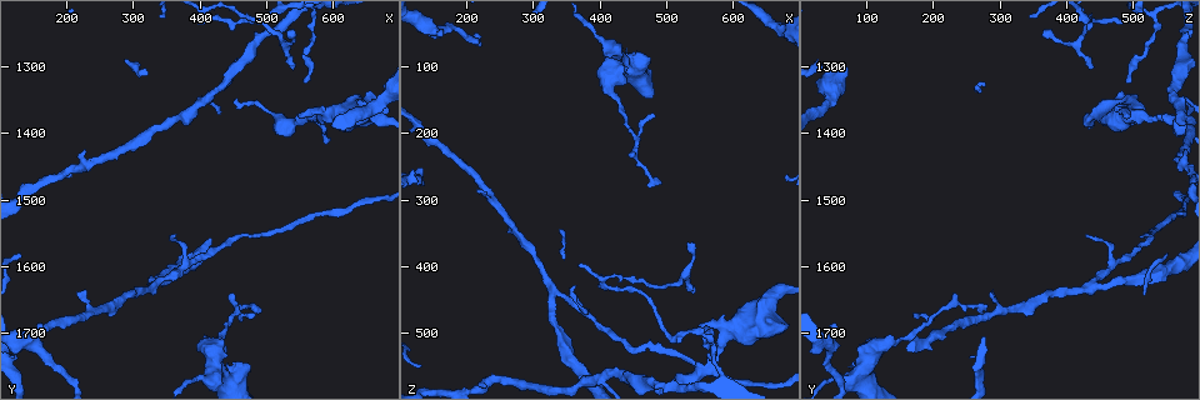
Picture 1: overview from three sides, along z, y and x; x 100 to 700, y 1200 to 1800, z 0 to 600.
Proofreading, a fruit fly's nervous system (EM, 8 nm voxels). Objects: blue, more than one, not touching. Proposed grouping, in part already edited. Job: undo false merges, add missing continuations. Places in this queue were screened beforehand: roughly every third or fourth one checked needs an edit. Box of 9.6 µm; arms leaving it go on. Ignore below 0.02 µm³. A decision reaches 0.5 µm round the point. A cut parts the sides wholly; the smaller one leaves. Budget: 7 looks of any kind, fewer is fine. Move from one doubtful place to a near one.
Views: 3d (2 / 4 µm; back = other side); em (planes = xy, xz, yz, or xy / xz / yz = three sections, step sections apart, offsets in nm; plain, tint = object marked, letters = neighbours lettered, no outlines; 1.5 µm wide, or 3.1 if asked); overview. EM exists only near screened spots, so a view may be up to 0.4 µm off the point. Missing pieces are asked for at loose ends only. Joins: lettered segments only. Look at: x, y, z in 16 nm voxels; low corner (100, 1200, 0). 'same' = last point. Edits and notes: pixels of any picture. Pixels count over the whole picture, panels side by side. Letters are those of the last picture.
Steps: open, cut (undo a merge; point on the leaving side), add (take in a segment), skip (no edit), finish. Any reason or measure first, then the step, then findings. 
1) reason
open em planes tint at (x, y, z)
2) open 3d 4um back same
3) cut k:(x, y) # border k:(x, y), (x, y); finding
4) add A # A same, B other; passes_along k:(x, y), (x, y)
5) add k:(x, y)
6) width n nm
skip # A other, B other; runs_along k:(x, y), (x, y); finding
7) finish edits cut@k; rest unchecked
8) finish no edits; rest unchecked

free end
open 3d 2um at (165, 1685, 55)

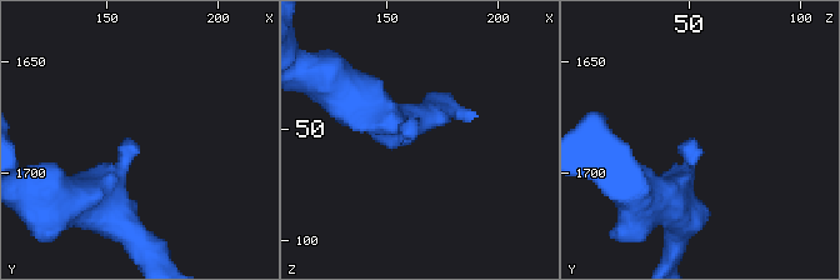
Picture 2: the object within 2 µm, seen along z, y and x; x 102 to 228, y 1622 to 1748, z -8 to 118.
need the tissue
open em xz step 4 letters at (162, 1687, 55)

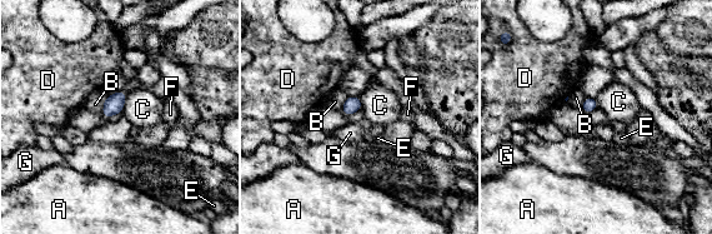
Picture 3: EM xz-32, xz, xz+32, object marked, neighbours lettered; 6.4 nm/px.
cut it another way
open em planes letters same

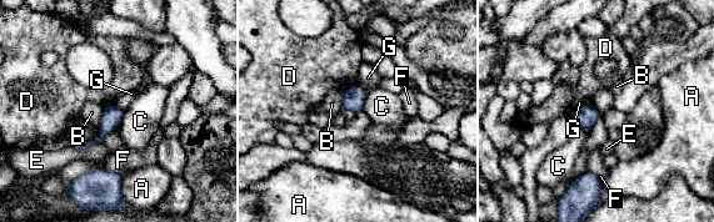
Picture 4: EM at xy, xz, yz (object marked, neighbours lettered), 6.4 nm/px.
skip # A other, B other, C other, D other, E other, F other, G other; border 4:(593, 105), (582, 105), (570, 114); no lettered segment goes on from it

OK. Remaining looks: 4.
thick end
open 3d 2um at (445, 1750, 80)

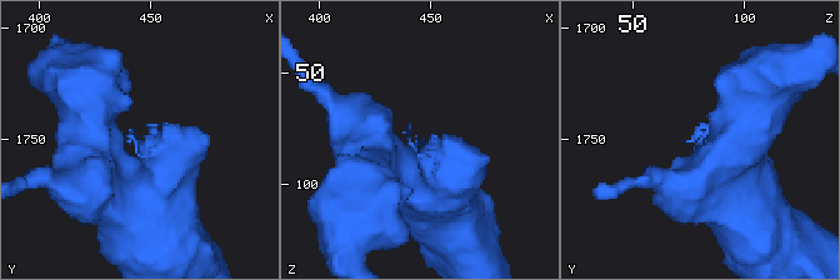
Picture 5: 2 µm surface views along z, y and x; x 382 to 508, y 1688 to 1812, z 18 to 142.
open em planes tint at (440, 1750, 76)

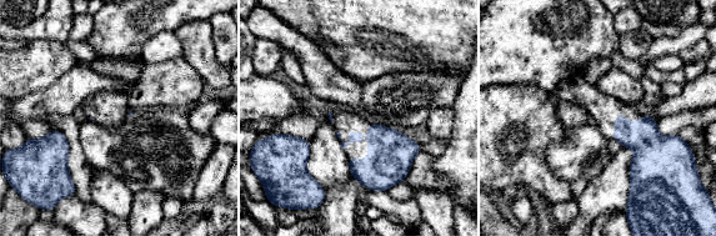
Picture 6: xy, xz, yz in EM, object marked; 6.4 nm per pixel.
see the neighbours
open em planes letters same

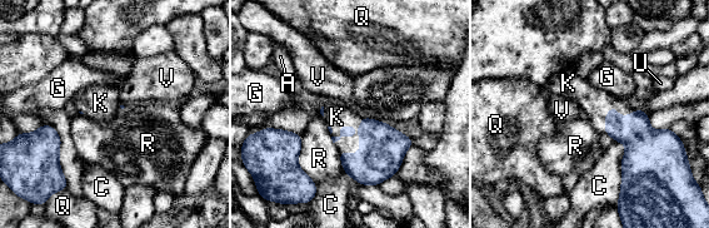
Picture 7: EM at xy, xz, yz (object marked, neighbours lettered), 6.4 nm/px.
longest_contact R 340 nm
add K # A other, C other, G other, K same, Q other, R other, U other, V other; the neuron continues

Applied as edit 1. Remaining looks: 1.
finish edits add@7; rest unchecked

